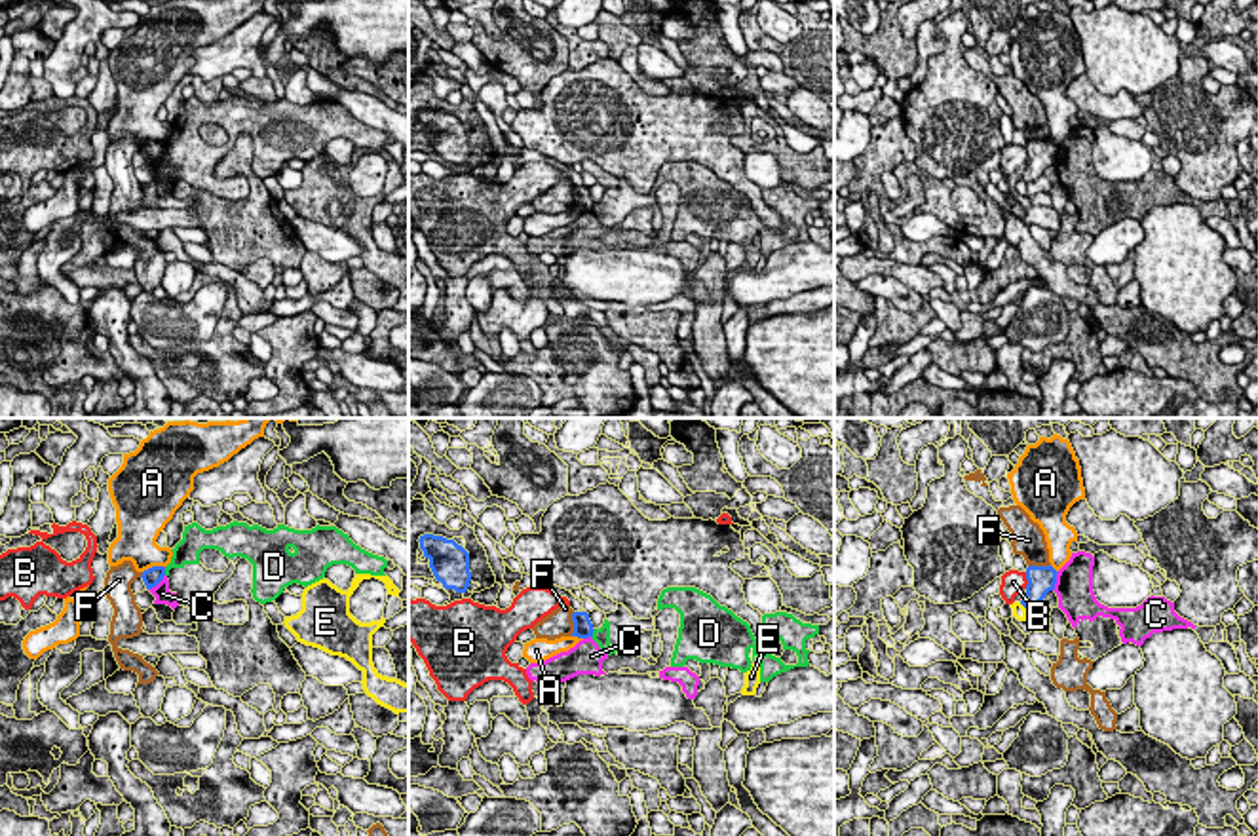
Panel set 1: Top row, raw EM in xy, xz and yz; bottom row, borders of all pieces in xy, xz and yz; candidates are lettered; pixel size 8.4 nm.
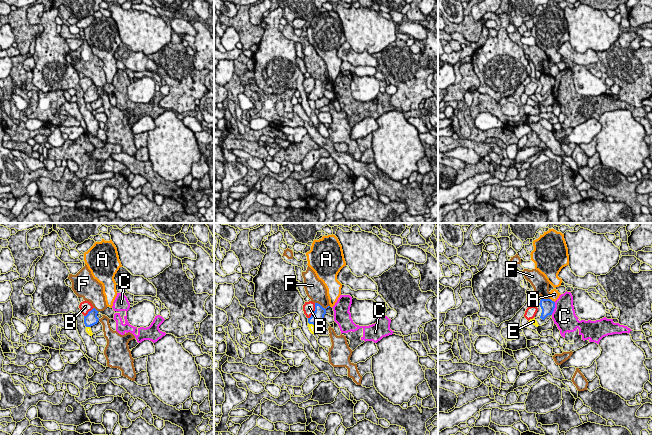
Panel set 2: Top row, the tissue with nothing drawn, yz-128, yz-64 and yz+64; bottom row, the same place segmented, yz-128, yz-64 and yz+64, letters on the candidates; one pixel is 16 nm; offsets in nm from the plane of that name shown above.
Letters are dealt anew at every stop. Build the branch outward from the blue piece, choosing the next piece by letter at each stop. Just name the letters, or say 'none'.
none

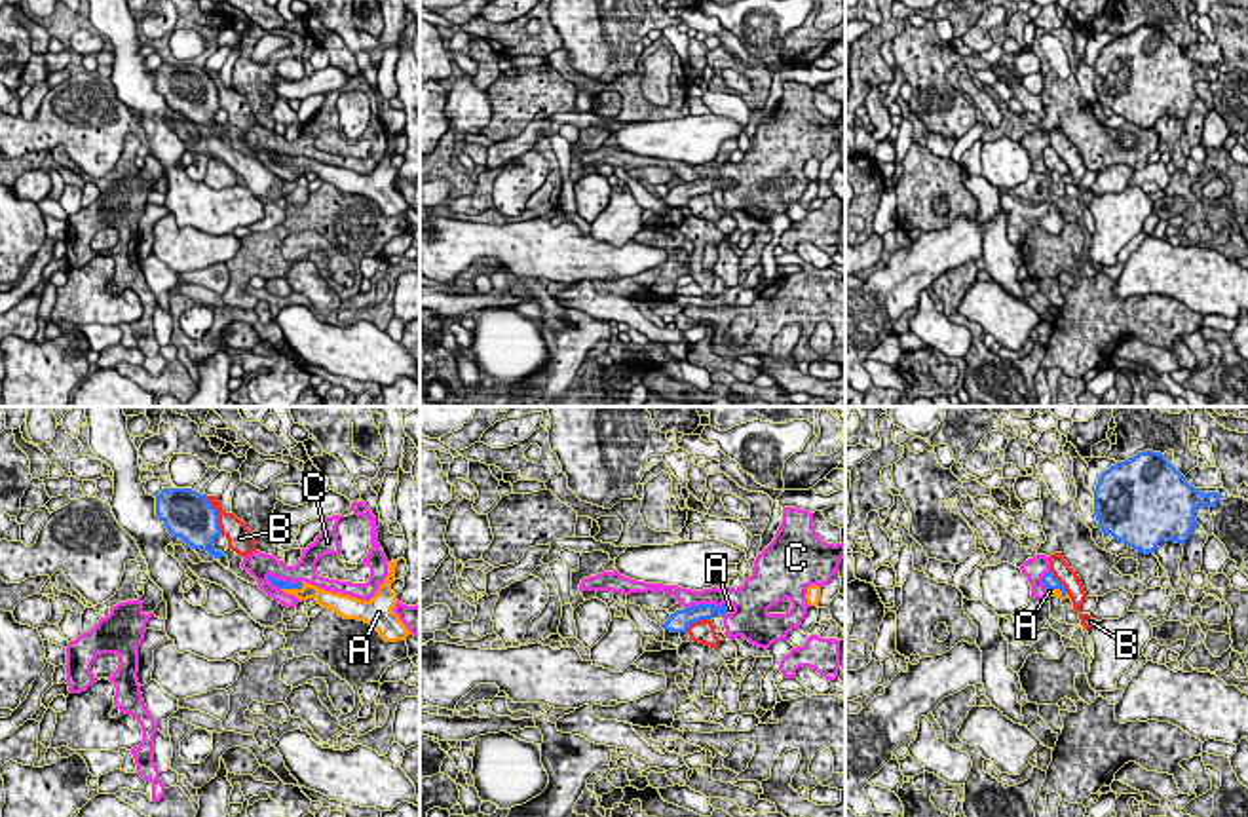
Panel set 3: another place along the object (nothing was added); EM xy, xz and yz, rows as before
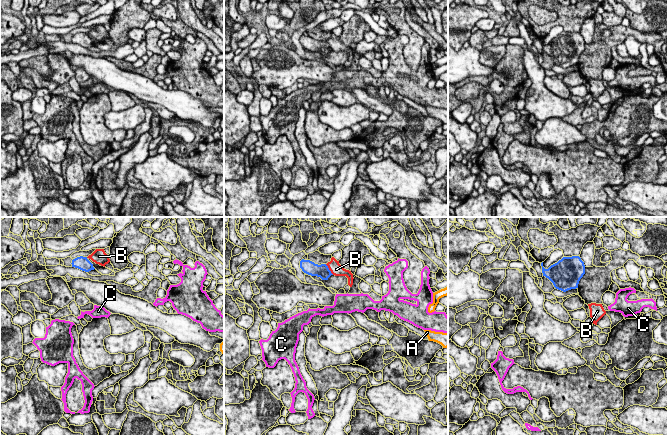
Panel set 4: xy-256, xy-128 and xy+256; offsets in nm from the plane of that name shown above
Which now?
A

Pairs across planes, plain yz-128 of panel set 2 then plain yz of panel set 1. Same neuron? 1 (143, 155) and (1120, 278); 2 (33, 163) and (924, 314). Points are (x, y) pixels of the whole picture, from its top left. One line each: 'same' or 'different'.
1: different
2: different

